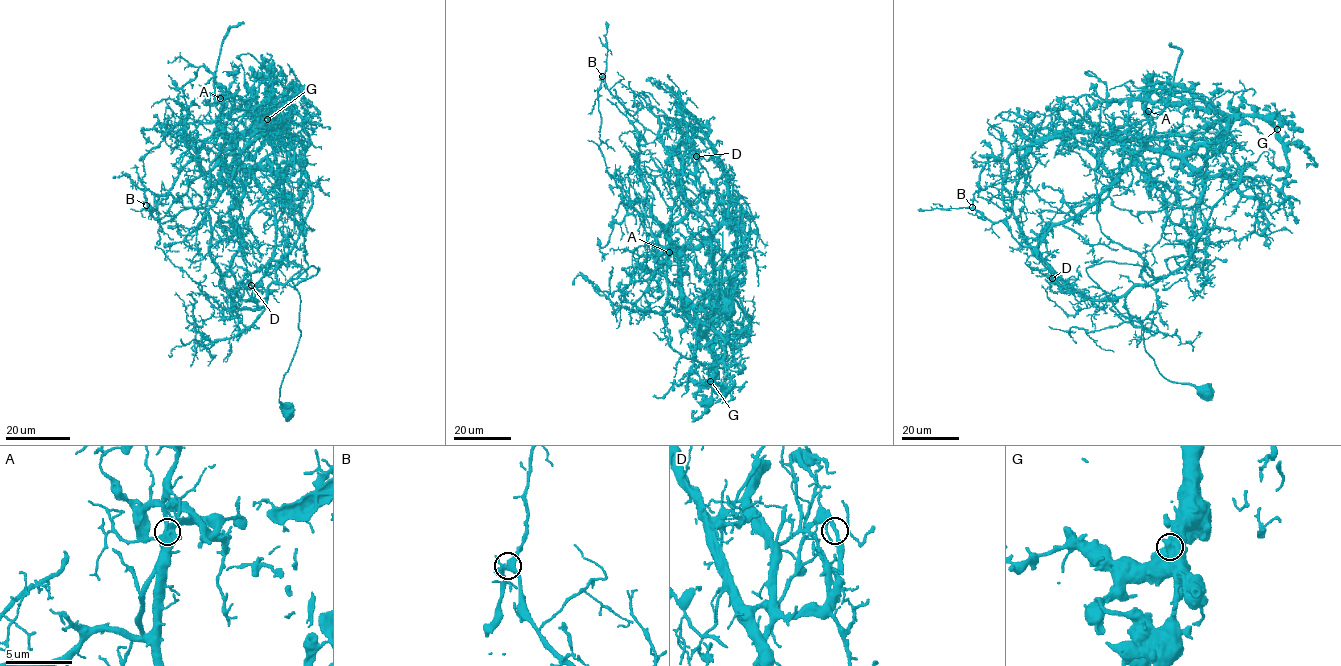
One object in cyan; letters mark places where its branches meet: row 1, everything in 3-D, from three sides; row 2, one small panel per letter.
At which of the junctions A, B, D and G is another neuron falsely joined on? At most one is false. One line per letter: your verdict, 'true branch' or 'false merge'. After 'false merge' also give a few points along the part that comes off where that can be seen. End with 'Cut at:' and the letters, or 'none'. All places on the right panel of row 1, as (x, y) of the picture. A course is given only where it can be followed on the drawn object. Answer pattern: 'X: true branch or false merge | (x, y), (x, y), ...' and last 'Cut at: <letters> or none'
A: true branch
B: true branch
D: false merge | (1052, 279), (1099, 300), (1155, 284), (1184, 266), (1210, 211), (1240, 178), (1233, 143), (1207, 98), (1129, 86)
G: true branch
Cut at: D

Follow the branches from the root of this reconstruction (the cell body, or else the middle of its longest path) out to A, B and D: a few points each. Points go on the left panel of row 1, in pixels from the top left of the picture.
A: (288, 410), (279, 388), (301, 334), (291, 277), (319, 268), (277, 282), (294, 240), (236, 159), (220, 98)
B: (288, 410), (291, 277), (319, 268), (240, 309), (208, 212), (159, 223), (146, 205)
D: (288, 410), (279, 388), (301, 334), (291, 277), (319, 268), (240, 309), (234, 298), (250, 299), (251, 285)

